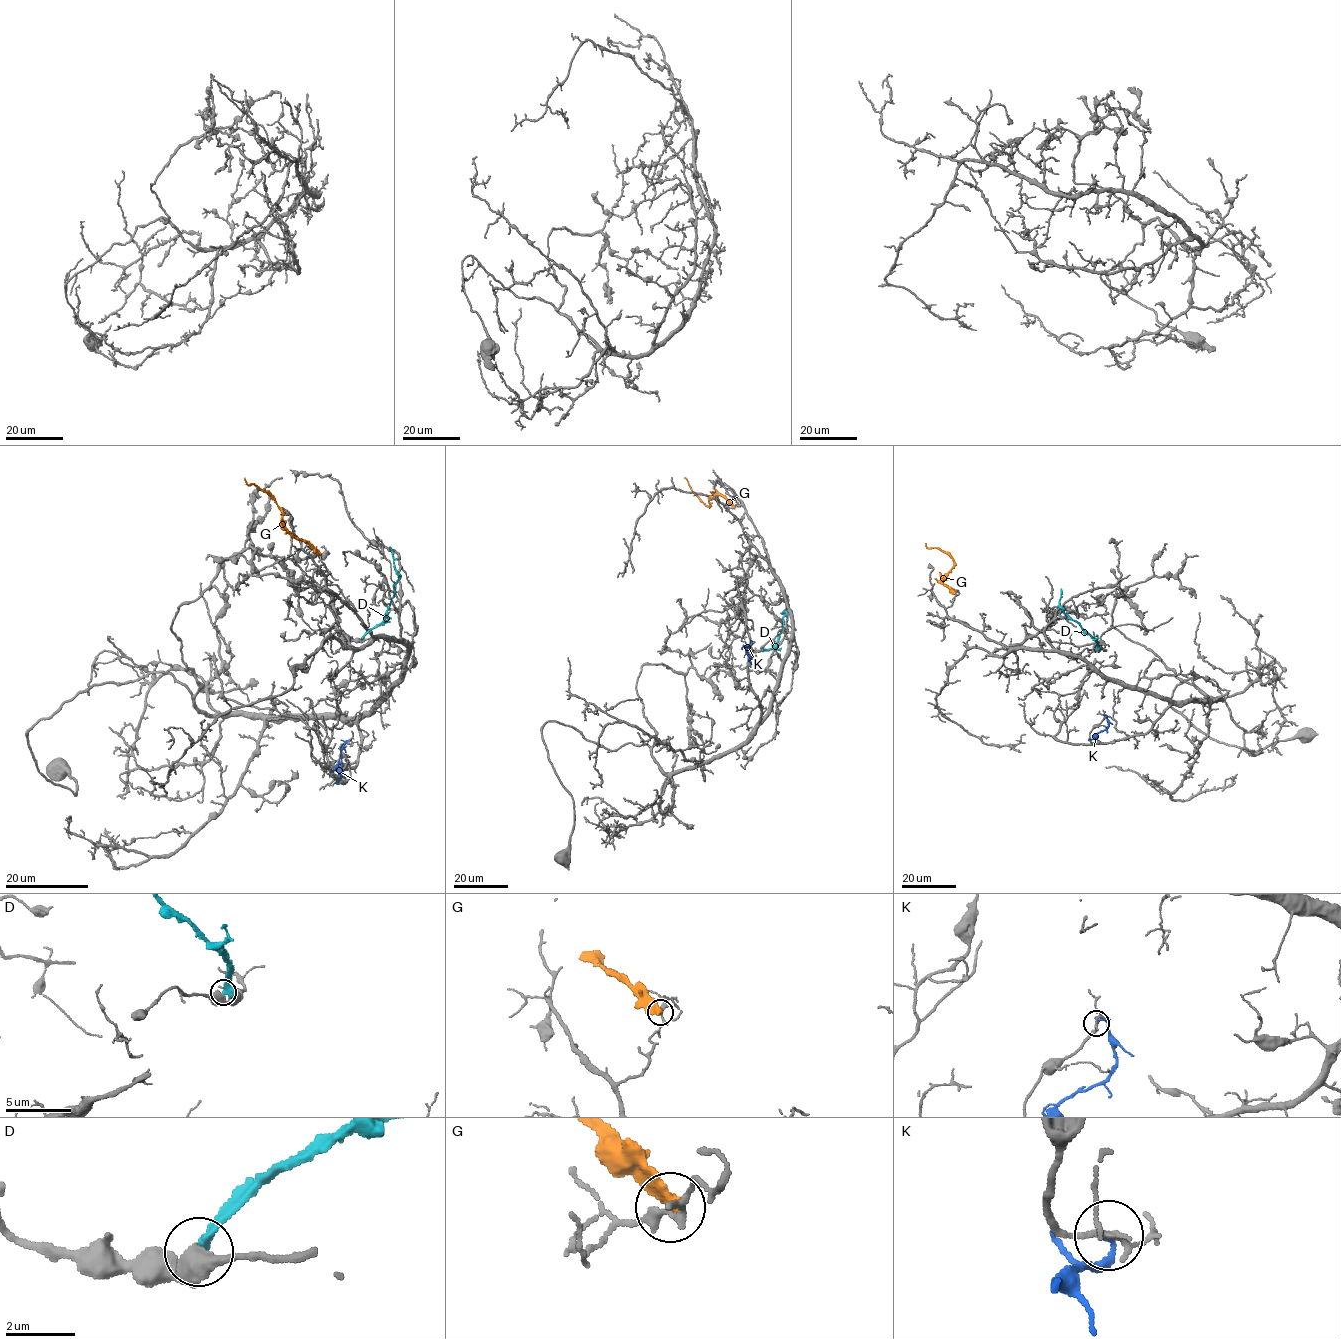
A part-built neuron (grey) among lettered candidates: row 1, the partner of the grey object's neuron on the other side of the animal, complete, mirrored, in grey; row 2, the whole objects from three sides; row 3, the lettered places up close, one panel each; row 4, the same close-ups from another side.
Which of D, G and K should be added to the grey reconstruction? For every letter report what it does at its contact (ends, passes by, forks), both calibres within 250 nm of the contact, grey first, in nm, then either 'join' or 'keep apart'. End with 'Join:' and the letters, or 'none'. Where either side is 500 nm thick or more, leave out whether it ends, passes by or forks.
D: it ends there; 460 nm thick on the grey side, 480 nm on the other; keep apart
G: it ends there; 240 nm thick on the grey side, 480 nm on the other; keep apart
K: it ends there; 160 nm thick on the grey side, 170 nm on the other; keep apart
Join: none

